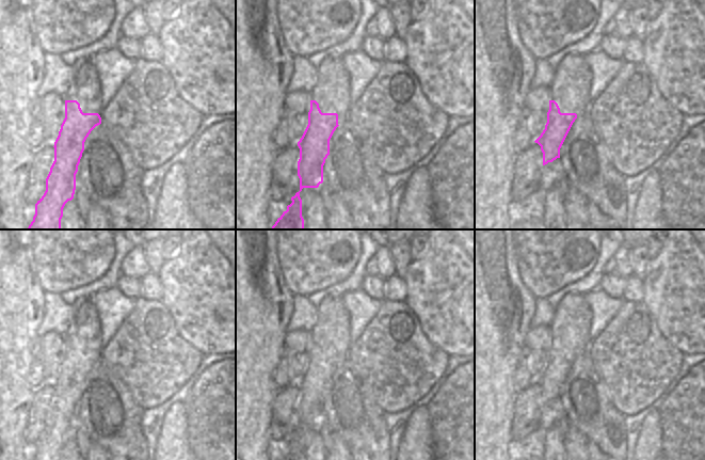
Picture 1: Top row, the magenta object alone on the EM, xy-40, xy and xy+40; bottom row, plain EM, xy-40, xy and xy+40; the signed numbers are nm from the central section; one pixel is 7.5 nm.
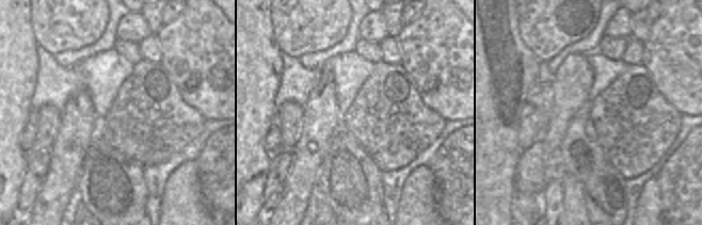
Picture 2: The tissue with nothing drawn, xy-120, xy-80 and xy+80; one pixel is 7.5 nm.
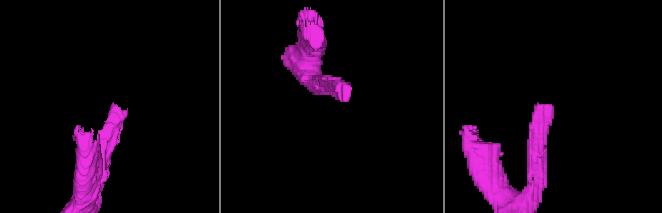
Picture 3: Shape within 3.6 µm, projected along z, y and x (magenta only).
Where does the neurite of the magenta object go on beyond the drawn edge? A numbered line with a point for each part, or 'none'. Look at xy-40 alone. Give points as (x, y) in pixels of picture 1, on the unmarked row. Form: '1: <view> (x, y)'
1: xy-40 (85, 329)

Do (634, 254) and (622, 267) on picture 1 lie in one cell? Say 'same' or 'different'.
different

